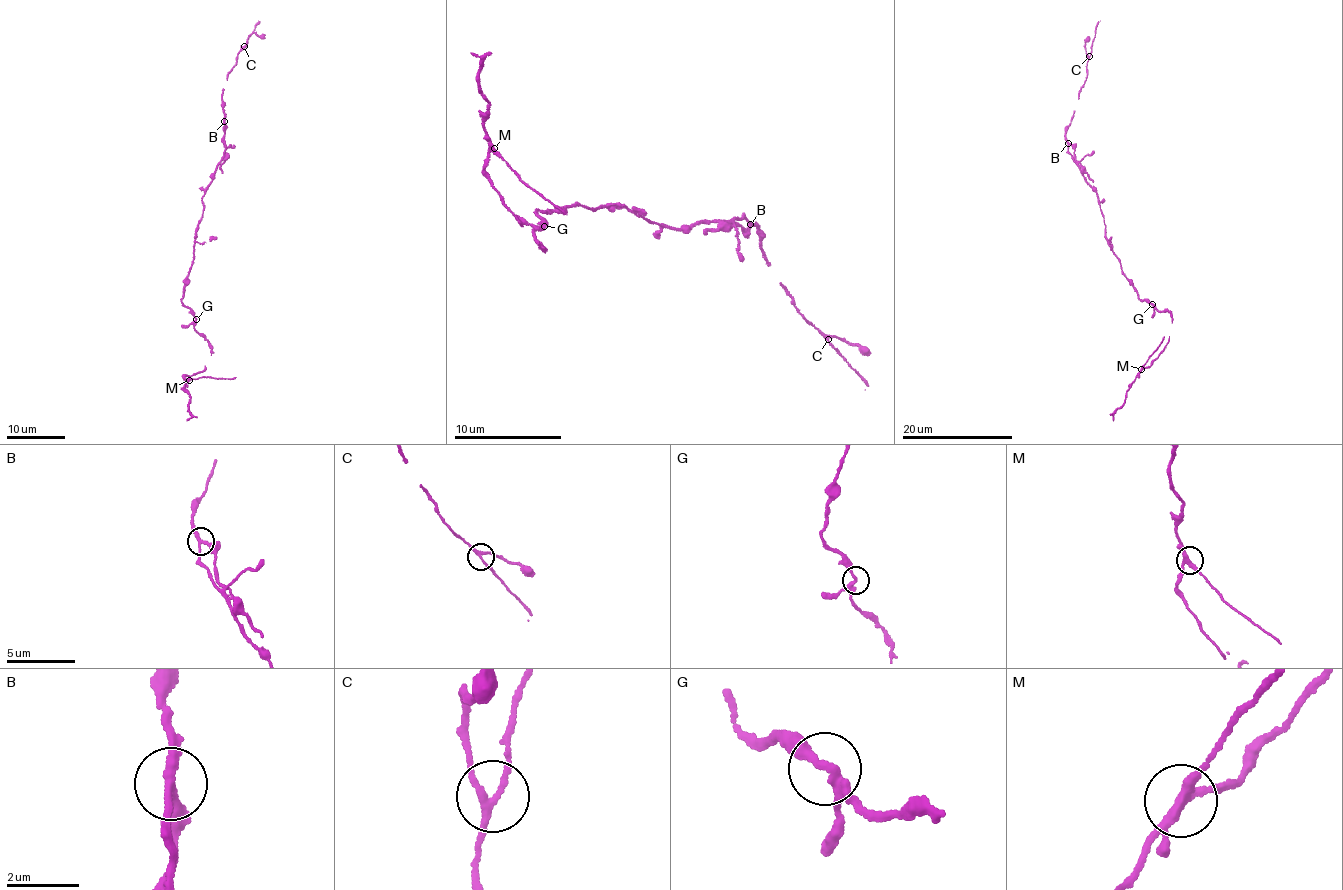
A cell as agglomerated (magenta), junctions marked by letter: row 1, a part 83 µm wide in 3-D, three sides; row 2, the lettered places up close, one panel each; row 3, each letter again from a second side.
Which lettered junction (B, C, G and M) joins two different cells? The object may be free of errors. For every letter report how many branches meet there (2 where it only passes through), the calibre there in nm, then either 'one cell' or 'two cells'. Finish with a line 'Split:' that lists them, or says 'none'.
B: 3 branches meet; 200 nm thick; two cells
C: 3 branches meet; 180 nm thick; one cell
G: 3 branches meet; 240 nm thick; one cell
M: 3 branches meet; 280 nm thick; one cell
Split: B

